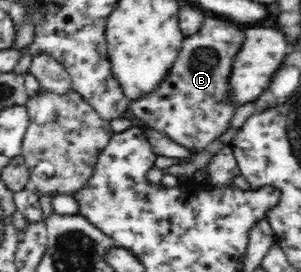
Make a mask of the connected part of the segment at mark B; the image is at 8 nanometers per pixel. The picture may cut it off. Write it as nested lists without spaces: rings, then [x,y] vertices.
[[[207,18],[205,24],[196,33],[184,38],[181,51],[162,83],[152,93],[134,100],[129,109],[136,118],[145,122],[148,128],[167,135],[185,148],[194,148],[198,152],[207,148],[217,136],[221,136],[231,126],[229,122],[236,110],[229,103],[229,74],[231,74],[233,58],[241,50],[244,39],[244,28],[239,28],[237,24]]]

